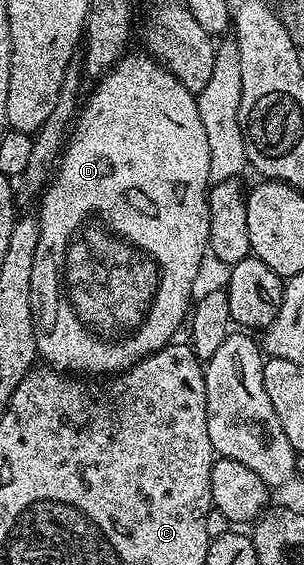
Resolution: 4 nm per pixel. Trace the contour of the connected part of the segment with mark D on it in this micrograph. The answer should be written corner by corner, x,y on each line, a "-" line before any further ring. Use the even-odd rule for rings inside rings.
144,52
130,54
131,53
128,53
126,56
120,58
118,66
114,67
110,72
104,73
102,77
96,81
100,82
96,84
95,91
88,96
87,103
85,103
86,98
82,103
81,109
77,114
77,121
74,123
73,129
70,131
69,137
66,139
65,145
62,148
61,157
57,162
57,169
54,171
53,177
46,184
41,200
41,203
43,202
41,210
37,212
39,220
39,239
37,240
37,252
33,260
33,280
31,281
31,311
35,317
35,349
38,357
42,359
42,361
43,358
47,361
44,363
49,364
50,369
60,372
78,372
83,376
117,374
120,370
127,370
133,364
137,364
145,356
157,352
162,346
168,345
168,343
176,337
175,329
177,329
182,322
184,325
185,319
188,317
189,307
193,302
191,289
194,288
195,281
199,278
199,265
203,262
203,254
205,258
210,214
208,195
213,183
209,176
209,140
205,137
205,124
201,122
199,103
196,95
191,94
189,88
185,88
185,84
181,84
181,80
177,80
177,76
173,76
166,66
163,66
159,61
155,61
150,54
-
167,242
187,242
187,246
167,246

